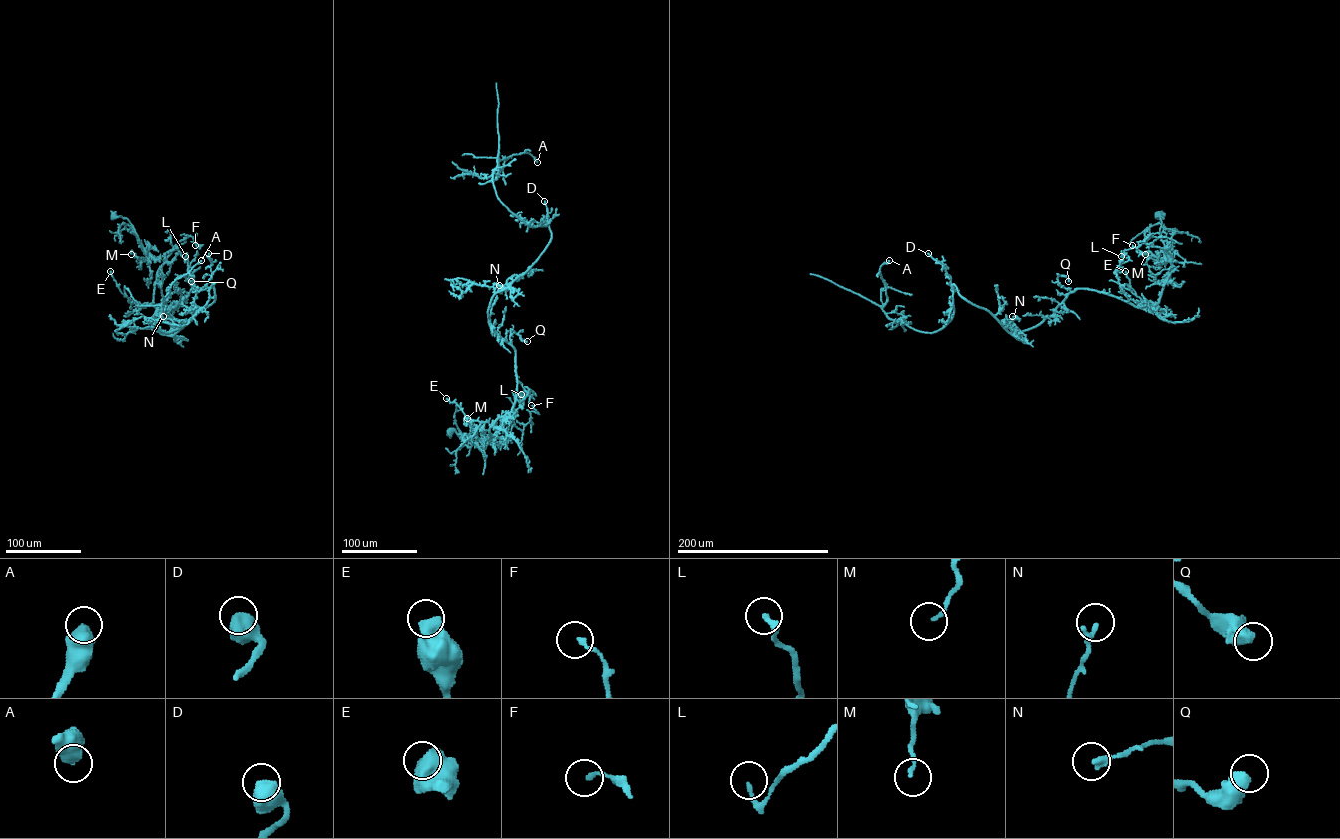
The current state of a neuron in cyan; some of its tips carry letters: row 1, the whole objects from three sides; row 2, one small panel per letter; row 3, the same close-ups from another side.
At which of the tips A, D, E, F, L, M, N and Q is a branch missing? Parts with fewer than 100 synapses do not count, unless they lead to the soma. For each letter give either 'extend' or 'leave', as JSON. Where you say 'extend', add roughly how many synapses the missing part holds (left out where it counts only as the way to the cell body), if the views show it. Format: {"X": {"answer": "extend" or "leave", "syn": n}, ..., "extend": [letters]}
{"A": {"answer": "leave"}, "D": {"answer": "leave"}, "E": {"answer": "leave"}, "F": {"answer": "leave"}, "L": {"answer": "leave"}, "M": {"answer": "leave"}, "N": {"answer": "leave"}, "Q": {"answer": "leave"}, "extend": []}

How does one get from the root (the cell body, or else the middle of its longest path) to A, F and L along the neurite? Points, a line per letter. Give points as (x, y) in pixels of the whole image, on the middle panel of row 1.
A: (449, 431), (508, 442), (489, 430), (515, 351), (487, 310), (551, 232), (493, 175), (498, 154), (537, 162)
F: (449, 431), (468, 434), (469, 447), (500, 444), (537, 412), (531, 405)
L: (449, 431), (468, 434), (469, 447), (505, 445), (489, 430), (529, 390), (524, 402), (521, 394)

